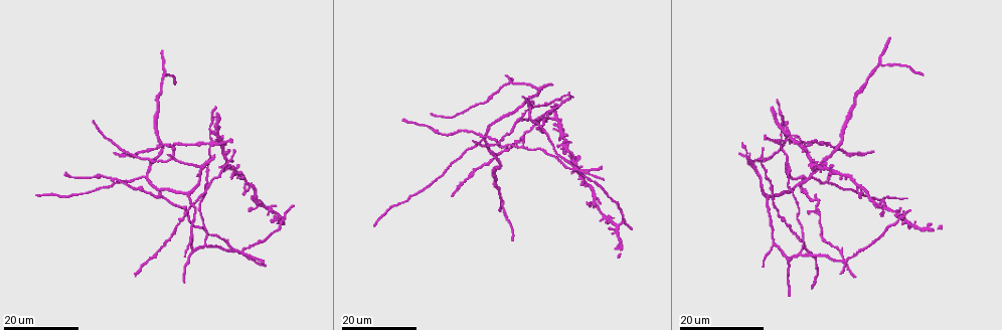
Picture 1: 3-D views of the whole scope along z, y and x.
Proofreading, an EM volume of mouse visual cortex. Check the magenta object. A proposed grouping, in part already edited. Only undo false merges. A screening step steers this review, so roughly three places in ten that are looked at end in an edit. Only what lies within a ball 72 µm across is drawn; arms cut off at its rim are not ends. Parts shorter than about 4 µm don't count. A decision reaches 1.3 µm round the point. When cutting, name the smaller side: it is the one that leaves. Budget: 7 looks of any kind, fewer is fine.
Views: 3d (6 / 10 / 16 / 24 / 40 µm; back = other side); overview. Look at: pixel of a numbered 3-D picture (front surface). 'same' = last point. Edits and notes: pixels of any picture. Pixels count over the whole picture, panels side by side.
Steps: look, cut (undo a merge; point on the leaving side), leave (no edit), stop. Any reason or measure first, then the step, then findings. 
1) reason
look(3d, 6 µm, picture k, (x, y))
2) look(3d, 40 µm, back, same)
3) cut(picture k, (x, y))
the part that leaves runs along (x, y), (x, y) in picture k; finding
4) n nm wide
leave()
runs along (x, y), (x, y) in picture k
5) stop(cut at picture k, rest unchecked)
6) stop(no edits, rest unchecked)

arms part here
look(3d, 16 µm, picture 1, (189, 237))

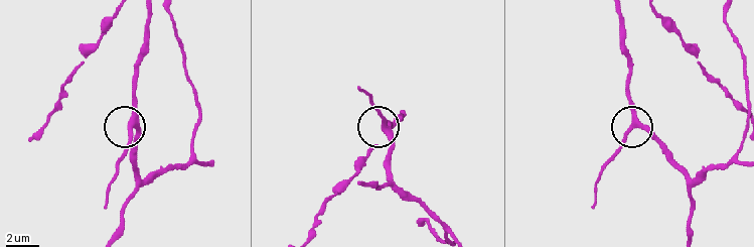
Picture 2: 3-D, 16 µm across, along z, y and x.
look(3d, 10 µm, picture 2, (128, 126))

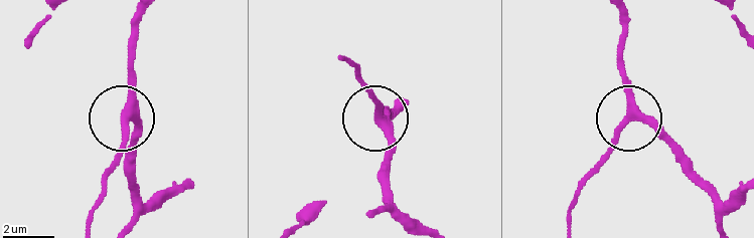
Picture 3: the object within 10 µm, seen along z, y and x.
3 arms
leave()
runs along (736, 192), (719, 196), (638, 121), (625, 125), (582, 181) in picture 3; one cell here

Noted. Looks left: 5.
three-way junction
look(3d, 16 µm, picture 1, (194, 202))

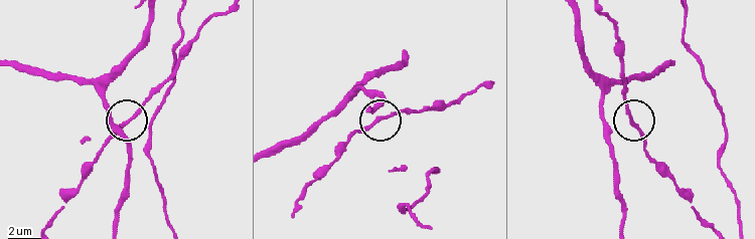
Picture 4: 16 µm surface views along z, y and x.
zoom in
look(3d, 10 µm, picture 4, (632, 121))

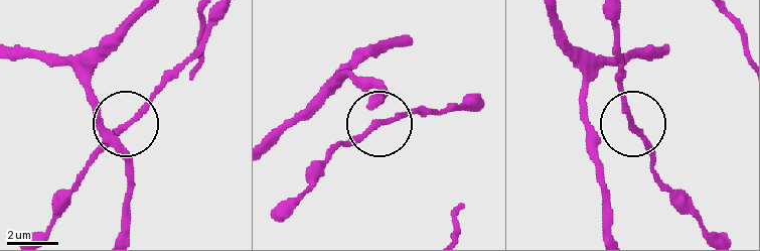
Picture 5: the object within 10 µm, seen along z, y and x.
side arm 20 µm
leave()
runs along (610, 228), (607, 189), (595, 150), (631, 124), (620, 61) in picture 5; one cell here

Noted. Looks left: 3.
side arm on a straight run
look(3d, 16 µm, picture 1, (210, 145))

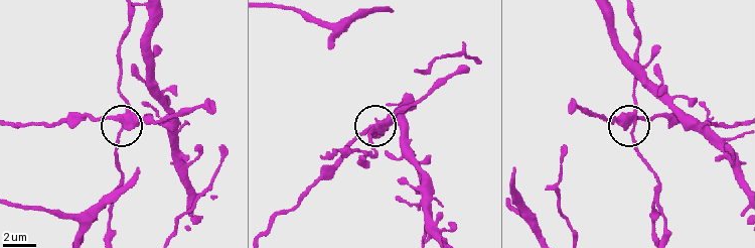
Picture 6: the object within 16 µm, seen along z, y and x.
look(3d, 10 µm, picture 6, (116, 120))

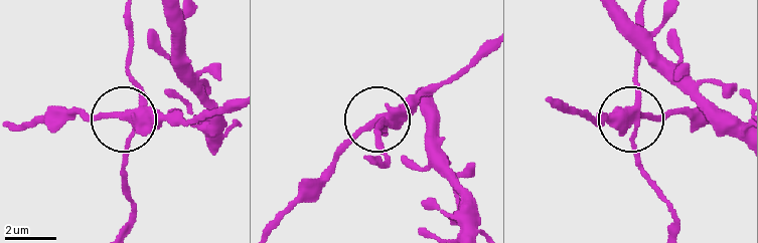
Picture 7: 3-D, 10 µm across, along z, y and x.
310 nm wide
cut(picture 7, (165, 116))
the part that leaves runs along (138, 114), (43, 114), (17, 128) in picture 7; two cells meet here

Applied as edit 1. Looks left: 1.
stop(cut at picture 7, rest unchecked)

